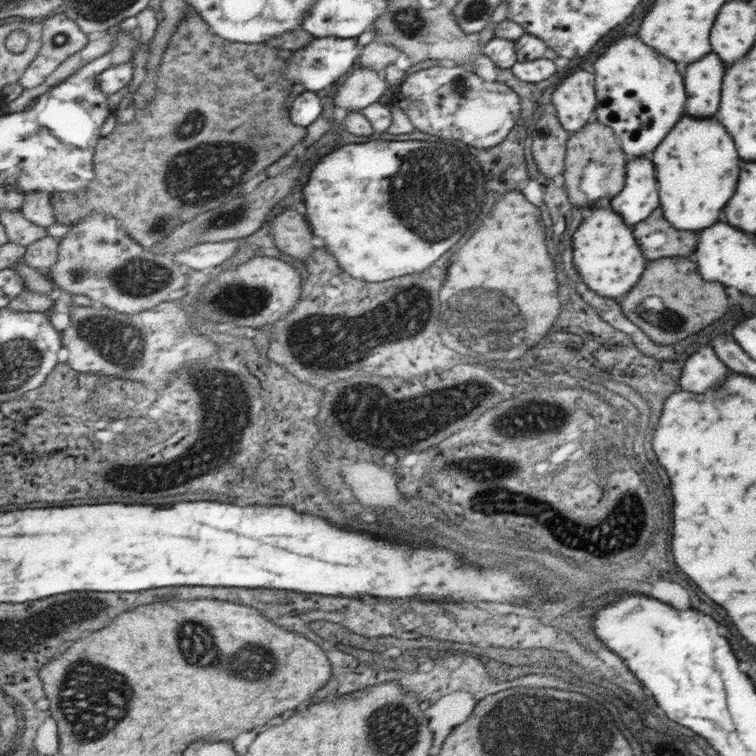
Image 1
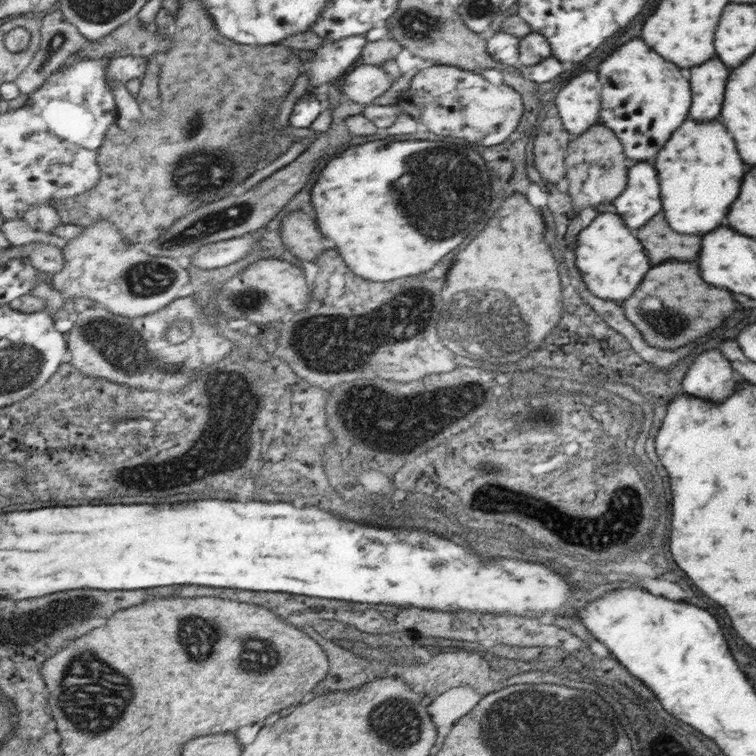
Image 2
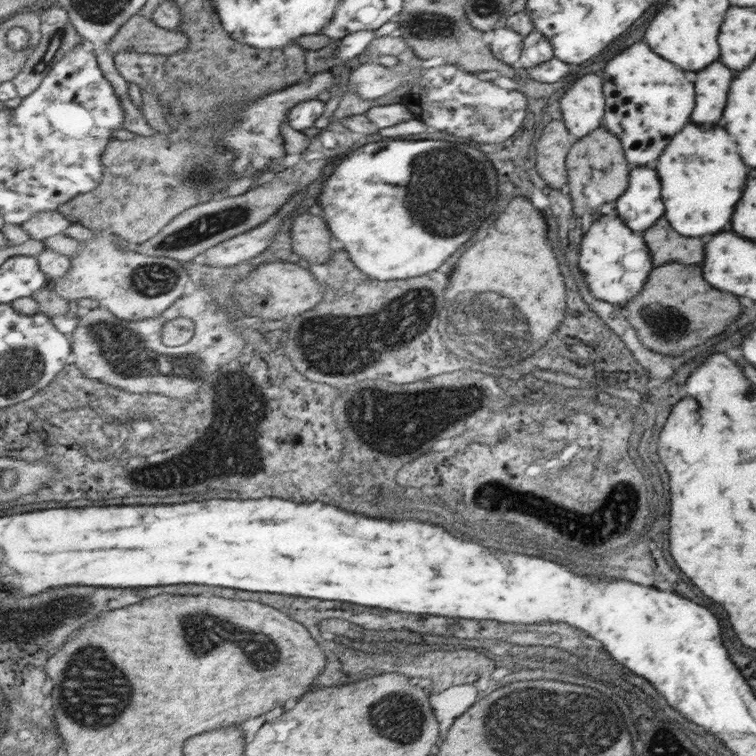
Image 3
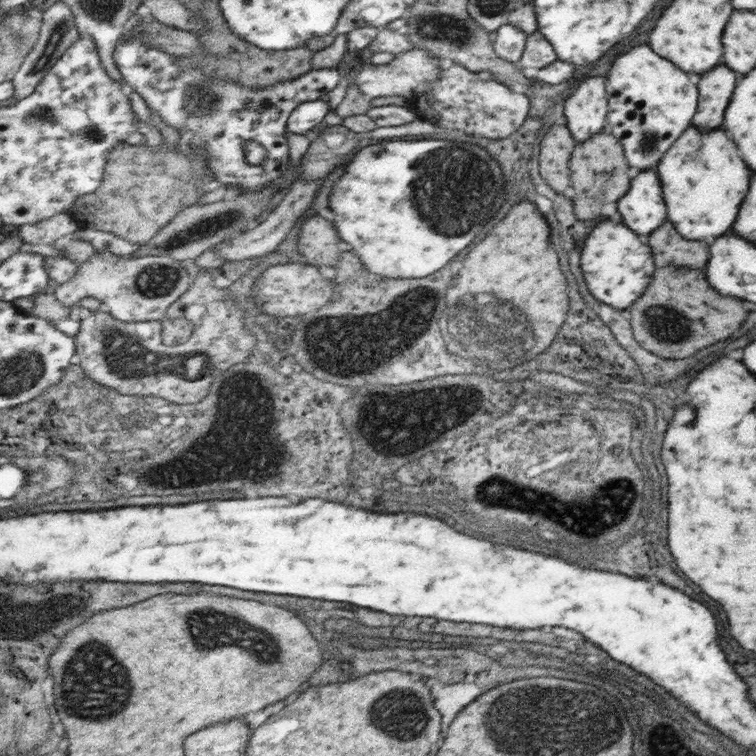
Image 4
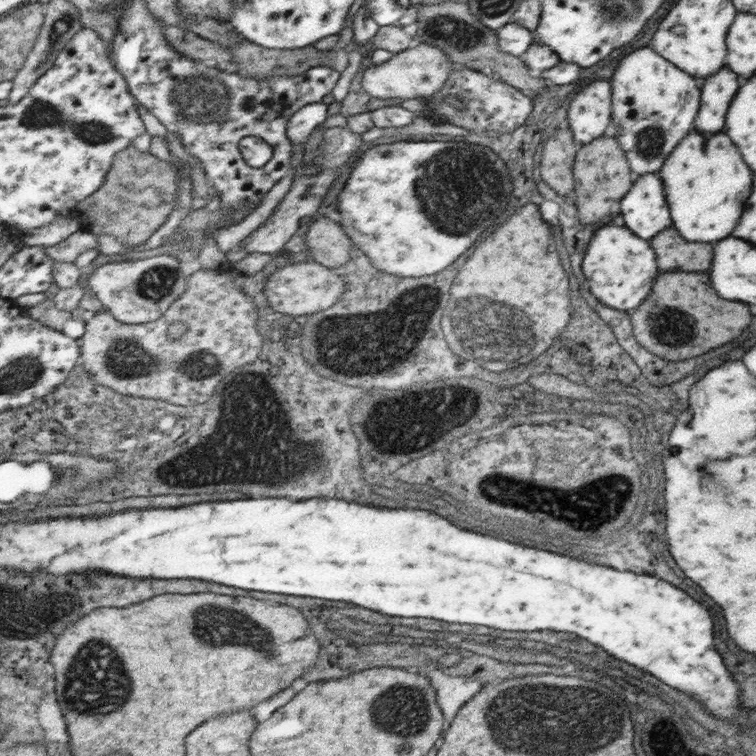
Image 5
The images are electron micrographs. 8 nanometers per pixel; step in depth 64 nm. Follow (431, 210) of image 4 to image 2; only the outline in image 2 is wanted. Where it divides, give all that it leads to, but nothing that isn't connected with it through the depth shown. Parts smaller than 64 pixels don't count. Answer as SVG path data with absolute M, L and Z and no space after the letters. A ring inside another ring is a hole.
M404 140L390 144L367 142L350 146L324 162L321 176L312 188L316 219L330 249L342 253L358 276L374 282L390 282L432 270L480 224L492 198L492 176L482 156L466 146L428 140ZM414 152L414 184L412 184ZM404 200L404 206L402 206ZM480 208L480 210L476 210ZM418 210L418 212L416 212Z

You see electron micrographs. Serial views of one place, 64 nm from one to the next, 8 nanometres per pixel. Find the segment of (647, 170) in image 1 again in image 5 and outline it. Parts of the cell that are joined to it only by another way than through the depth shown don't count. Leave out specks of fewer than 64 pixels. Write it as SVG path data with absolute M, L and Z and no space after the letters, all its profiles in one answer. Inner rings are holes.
M654 174L640 176L634 182L634 192L630 192L630 196L622 200L620 212L624 216L626 226L632 232L638 232L638 236L642 236L644 240L632 234L628 228L618 228L618 226L600 228L584 254L582 270L590 284L590 292L602 304L618 311L630 312L641 307L642 302L648 298L648 294L652 292L654 278L658 274L654 250L648 244L648 240L654 238L658 232L662 232L664 228L672 226L670 208L664 196L662 180Z

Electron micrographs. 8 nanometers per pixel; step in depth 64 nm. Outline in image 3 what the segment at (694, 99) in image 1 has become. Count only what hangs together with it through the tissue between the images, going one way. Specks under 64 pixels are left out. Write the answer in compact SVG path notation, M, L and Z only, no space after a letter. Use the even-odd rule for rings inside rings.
M720 62L702 72L702 80L698 80L698 112L694 112L696 124L718 124L732 80L734 72Z

